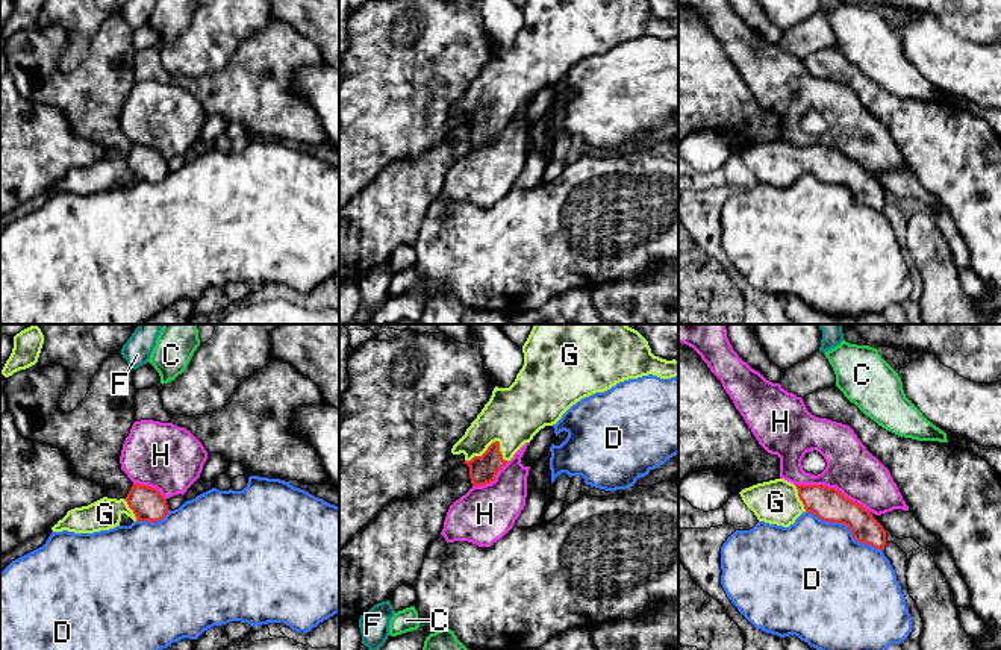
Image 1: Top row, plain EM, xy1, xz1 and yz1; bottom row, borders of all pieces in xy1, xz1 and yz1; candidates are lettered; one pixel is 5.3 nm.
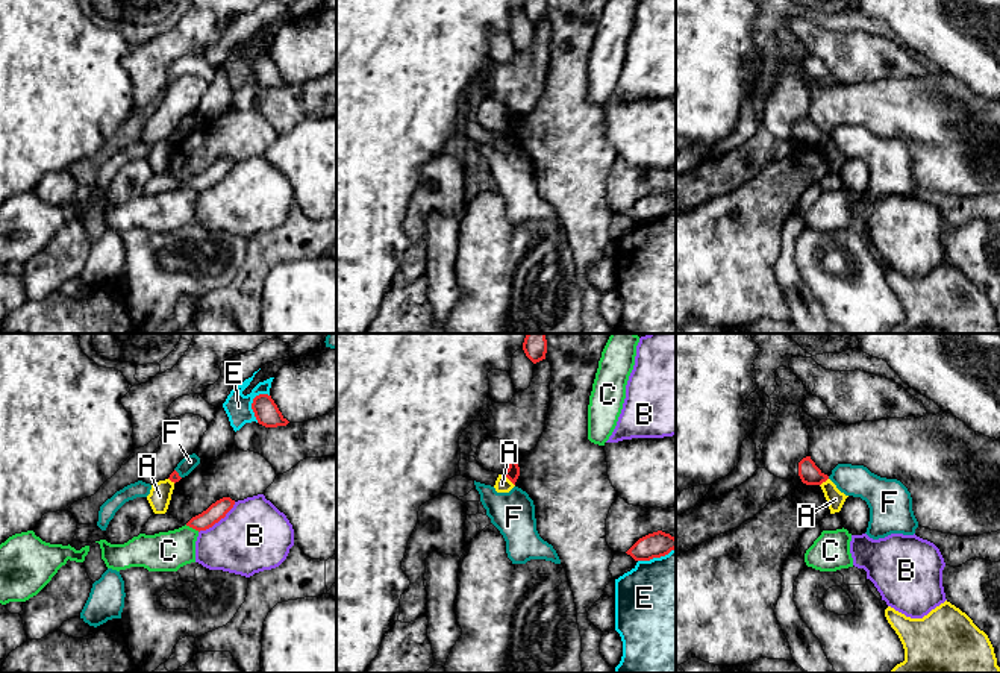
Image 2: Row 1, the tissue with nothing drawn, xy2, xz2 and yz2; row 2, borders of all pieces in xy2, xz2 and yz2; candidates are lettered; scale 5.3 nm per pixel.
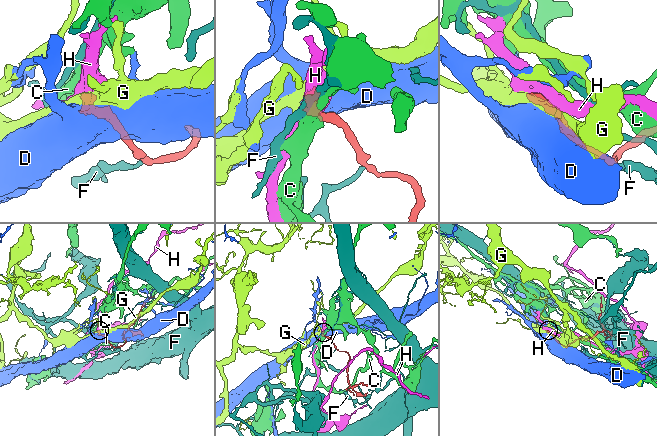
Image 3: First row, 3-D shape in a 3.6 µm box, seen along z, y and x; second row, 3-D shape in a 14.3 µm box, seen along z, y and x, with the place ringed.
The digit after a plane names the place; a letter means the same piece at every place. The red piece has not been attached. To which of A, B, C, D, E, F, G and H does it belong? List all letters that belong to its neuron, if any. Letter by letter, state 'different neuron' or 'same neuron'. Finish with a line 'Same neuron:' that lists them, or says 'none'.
A: different neuron
B: different neuron
C: different neuron
D: different neuron
E: different neuron
F: different neuron
G: same neuron
H: different neuron
Same neuron: G

